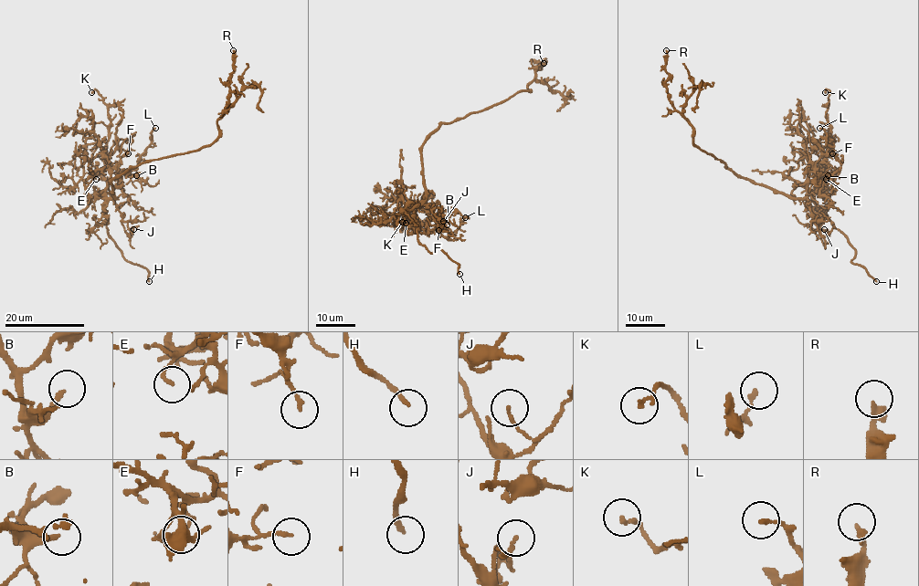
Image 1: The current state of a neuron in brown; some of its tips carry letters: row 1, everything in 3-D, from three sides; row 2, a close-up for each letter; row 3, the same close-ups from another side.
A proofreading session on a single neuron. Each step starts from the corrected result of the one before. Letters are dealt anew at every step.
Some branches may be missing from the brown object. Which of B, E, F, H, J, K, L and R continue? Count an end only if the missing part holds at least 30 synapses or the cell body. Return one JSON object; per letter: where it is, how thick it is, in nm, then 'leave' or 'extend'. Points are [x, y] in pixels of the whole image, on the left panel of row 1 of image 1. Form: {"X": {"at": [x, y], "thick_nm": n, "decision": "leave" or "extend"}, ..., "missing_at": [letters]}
{"B": {"at": [136, 175], "thick_nm": 180, "decision": "extend"}, "E": {"at": [96, 179], "thick_nm": 140, "decision": "leave"}, "F": {"at": [128, 153], "thick_nm": 130, "decision": "leave"}, "H": {"at": [149, 281], "thick_nm": 180, "decision": "extend"}, "J": {"at": [133, 229], "thick_nm": 140, "decision": "leave"}, "K": {"at": [91, 92], "thick_nm": 160, "decision": "leave"}, "L": {"at": [155, 128], "thick_nm": 150, "decision": "leave"}, "R": {"at": [233, 50], "thick_nm": 200, "decision": "leave"}, "missing_at": ["B", "H"]}

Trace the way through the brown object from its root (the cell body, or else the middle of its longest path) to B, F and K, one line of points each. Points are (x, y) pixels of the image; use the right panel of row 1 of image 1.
B: (734, 173), (797, 198), (807, 196), (807, 181), (813, 169), (818, 173), (828, 175)
F: (734, 173), (793, 197), (805, 198), (809, 171), (824, 155), (832, 153)
K: (734, 173), (793, 197), (805, 198), (809, 171), (828, 152), (829, 125), (827, 109), (829, 90), (825, 92)

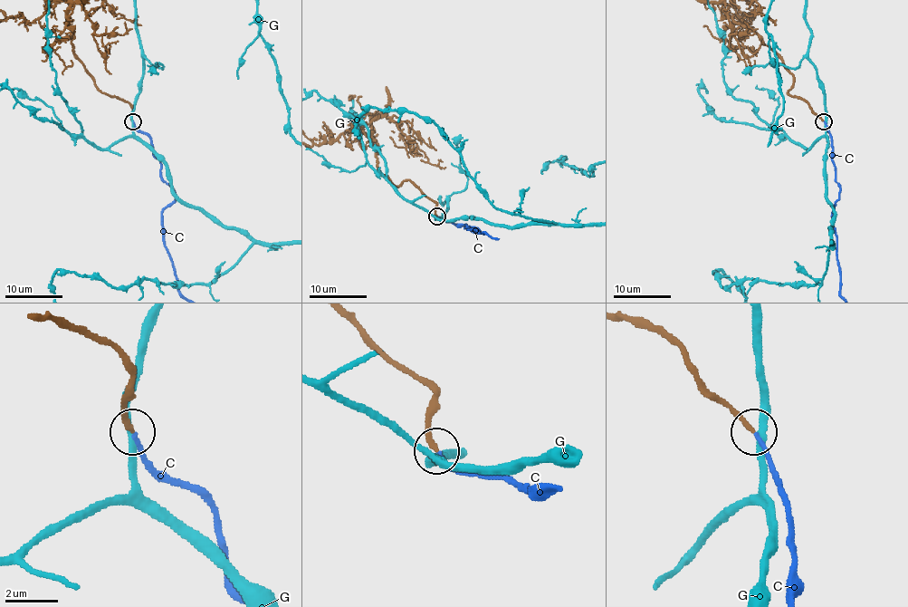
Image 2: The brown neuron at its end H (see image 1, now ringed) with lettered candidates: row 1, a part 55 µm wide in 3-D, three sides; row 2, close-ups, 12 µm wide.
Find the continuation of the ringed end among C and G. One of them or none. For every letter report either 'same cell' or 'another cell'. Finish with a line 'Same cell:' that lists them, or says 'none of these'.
C: same cell
G: another cell
Same cell: C

